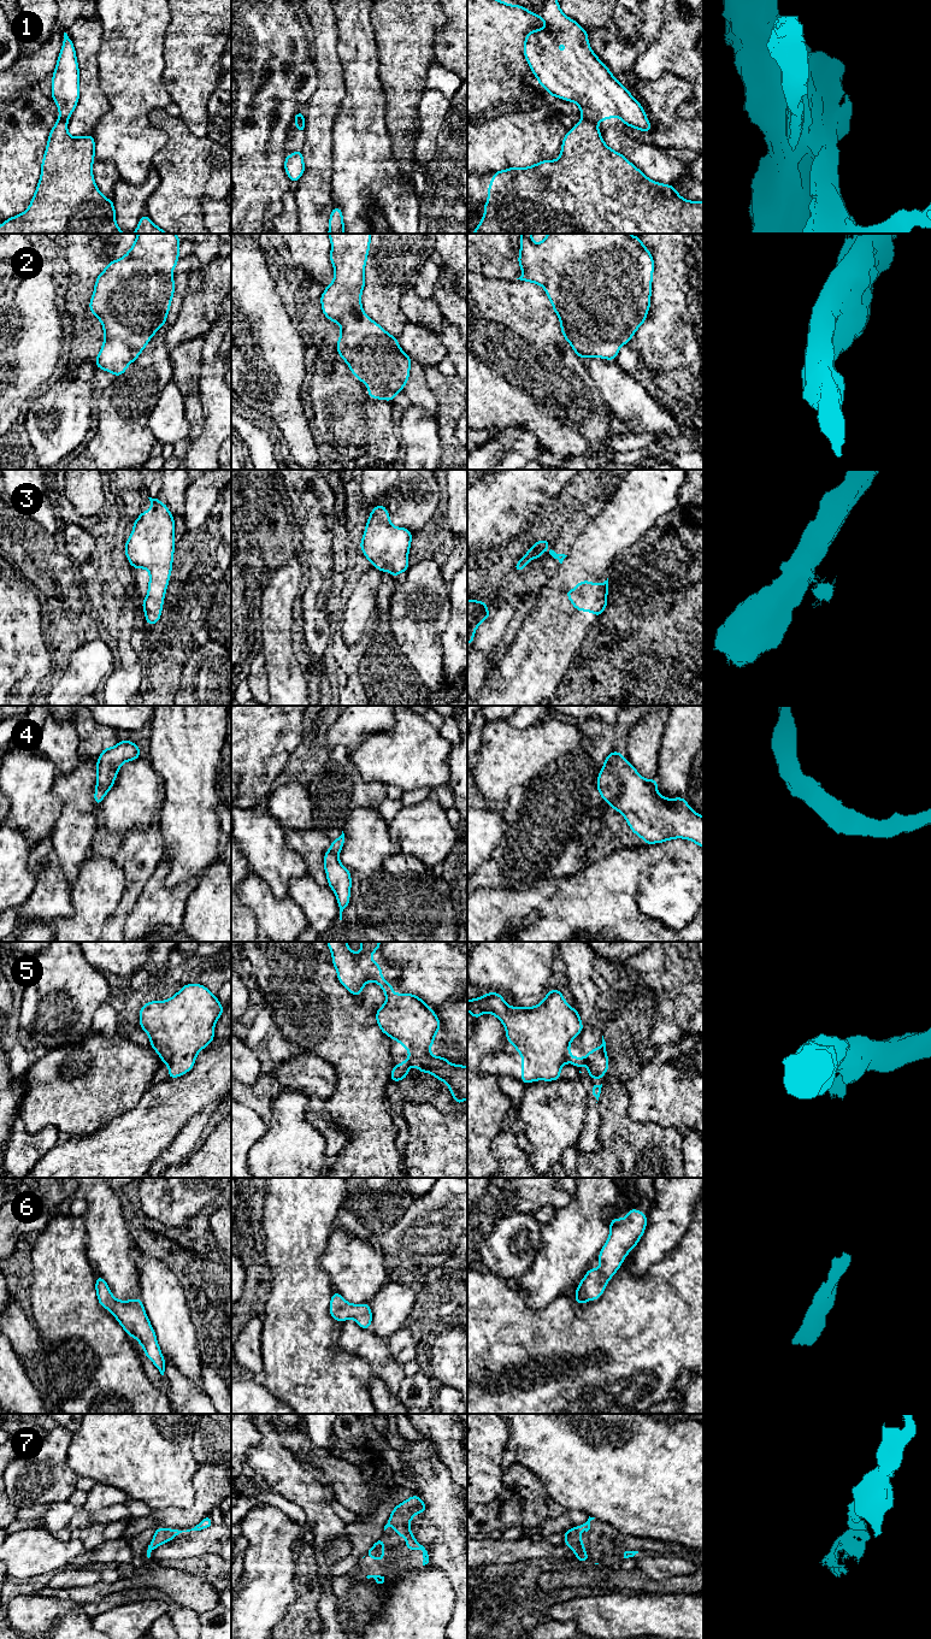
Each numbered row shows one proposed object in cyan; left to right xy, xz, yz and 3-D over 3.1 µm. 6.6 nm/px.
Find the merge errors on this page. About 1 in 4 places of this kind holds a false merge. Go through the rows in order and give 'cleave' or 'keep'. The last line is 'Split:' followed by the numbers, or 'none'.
1: cleave
2: keep
3: cleave
4: keep
5: cleave
6: keep
7: keep
Split: 1, 3, 5

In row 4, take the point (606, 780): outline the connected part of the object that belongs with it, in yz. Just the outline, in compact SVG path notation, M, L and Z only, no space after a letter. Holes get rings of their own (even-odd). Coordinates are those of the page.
M612 751L599 773L596 789L612 809L623 814L631 831L647 845L684 838L703 848L703 816L694 812L684 797L665 798L658 792L656 785L655 778L646 780L620 751Z

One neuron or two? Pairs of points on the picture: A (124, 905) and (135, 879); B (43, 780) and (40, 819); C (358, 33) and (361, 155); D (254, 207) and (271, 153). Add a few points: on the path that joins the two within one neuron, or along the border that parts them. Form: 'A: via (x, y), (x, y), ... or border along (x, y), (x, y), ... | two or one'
A: via (129, 898), (134, 885) | one
B: via (40, 790), (40, 809) | one
C: via (360, 63), (361, 125) | one
D: via (254, 194), (254, 170), (258, 166) | one

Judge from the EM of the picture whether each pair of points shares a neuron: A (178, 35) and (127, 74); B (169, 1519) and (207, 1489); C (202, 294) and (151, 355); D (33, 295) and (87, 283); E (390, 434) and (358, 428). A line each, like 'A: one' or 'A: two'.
A: two
B: one
C: two
D: two
E: one

